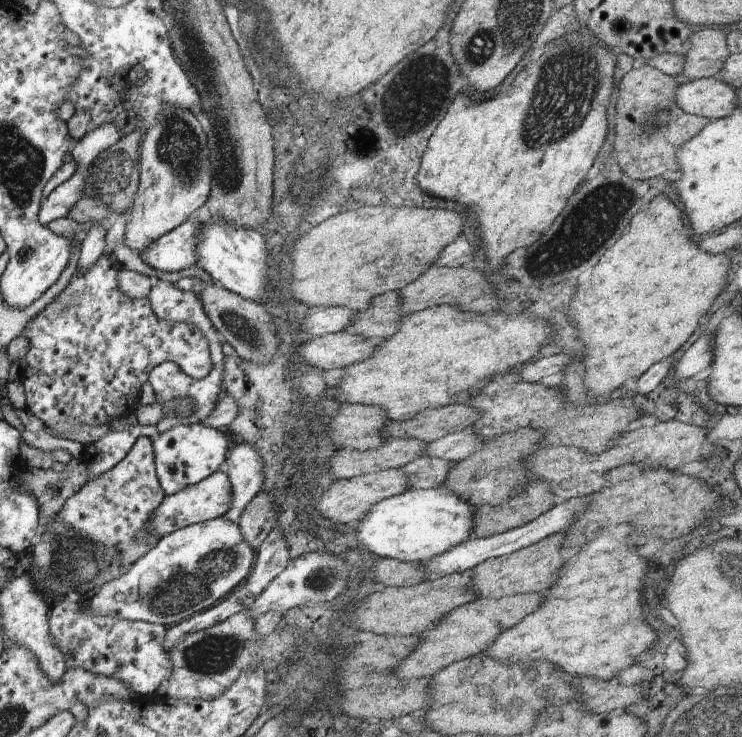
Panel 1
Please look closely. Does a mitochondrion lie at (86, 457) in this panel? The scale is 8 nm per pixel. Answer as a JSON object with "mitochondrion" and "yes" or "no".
{"mitochondrion":"no"}

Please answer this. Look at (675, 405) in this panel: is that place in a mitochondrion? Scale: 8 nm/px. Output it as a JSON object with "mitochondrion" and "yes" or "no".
{"mitochondrion":"no"}

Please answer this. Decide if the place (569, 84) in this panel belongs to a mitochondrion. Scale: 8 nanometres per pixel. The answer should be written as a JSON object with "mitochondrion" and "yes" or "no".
{"mitochondrion":"yes"}

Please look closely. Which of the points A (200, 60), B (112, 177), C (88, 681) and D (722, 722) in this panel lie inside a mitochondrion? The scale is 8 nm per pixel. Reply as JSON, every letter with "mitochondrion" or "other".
{"A":"mitochondrion","B":"mitochondrion","C":"other","D":"mitochondrion"}

